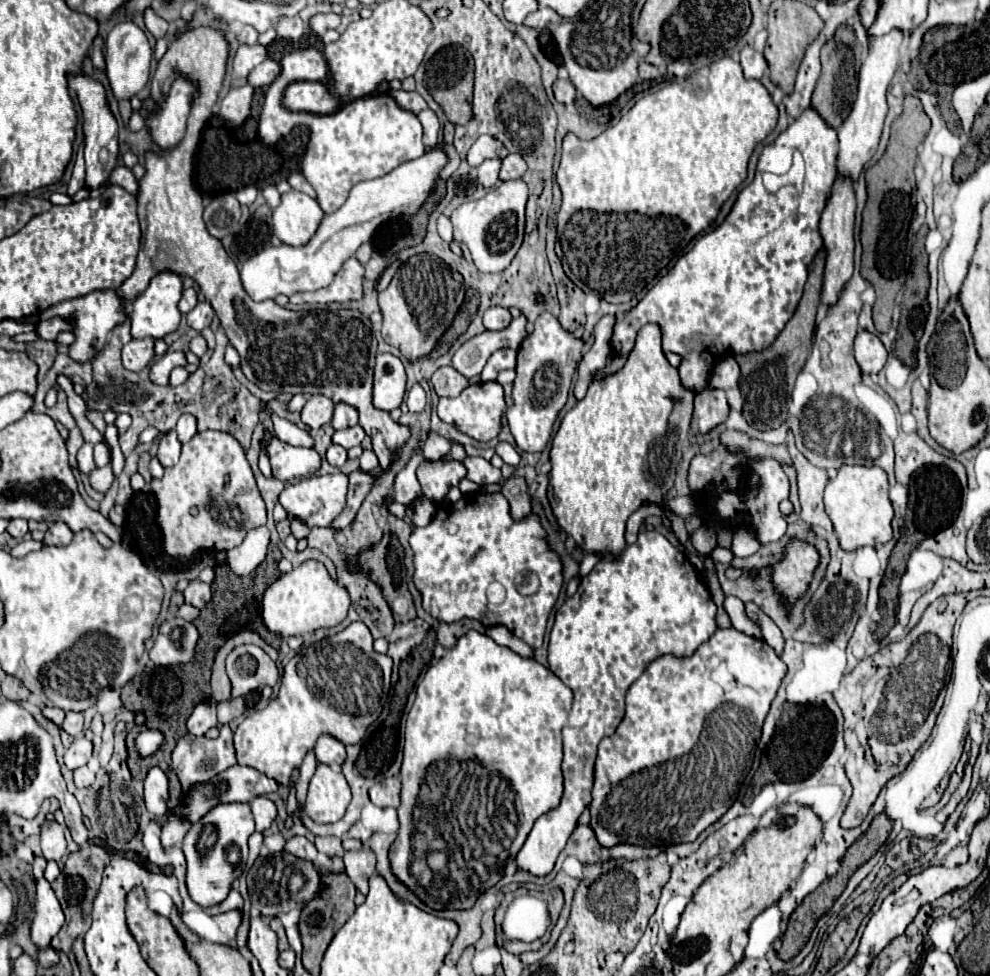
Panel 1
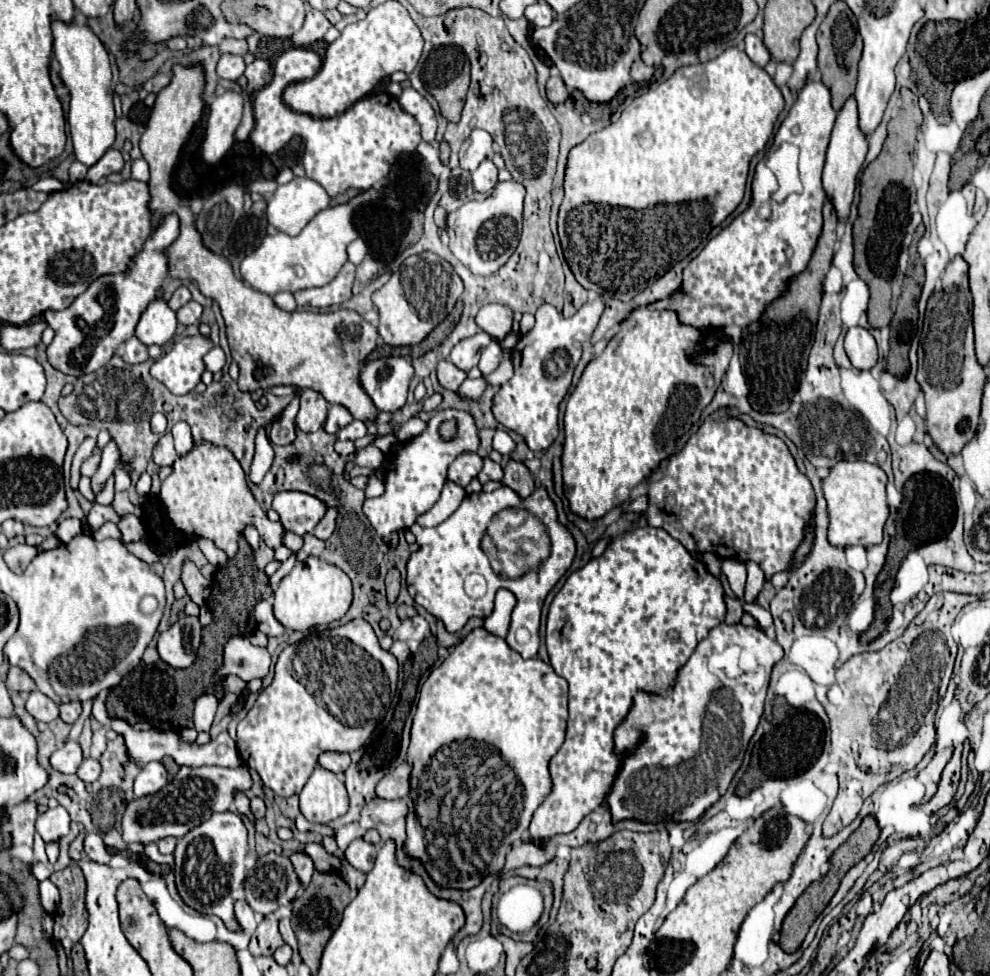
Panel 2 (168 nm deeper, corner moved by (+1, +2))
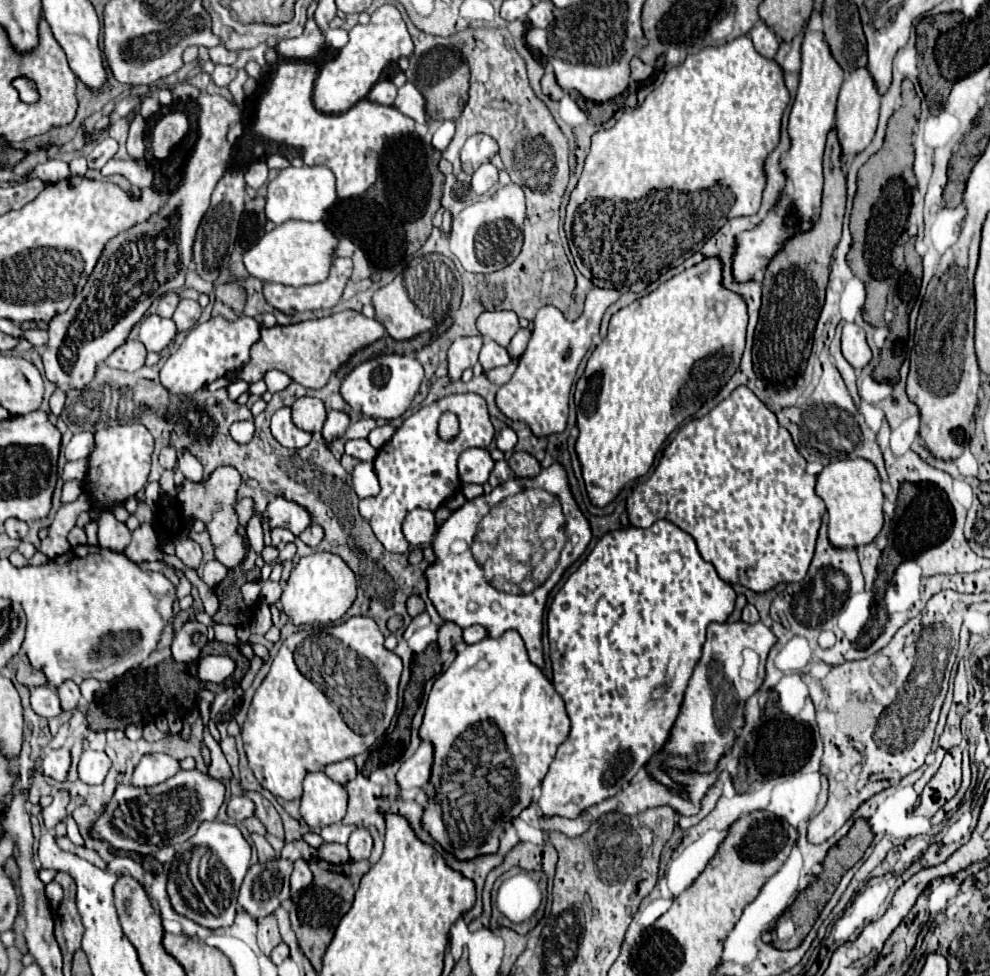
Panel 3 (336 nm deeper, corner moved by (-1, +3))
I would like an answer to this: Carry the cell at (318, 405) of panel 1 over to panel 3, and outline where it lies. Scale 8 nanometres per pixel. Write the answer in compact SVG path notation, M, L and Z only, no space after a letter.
M298 398L292 404L292 422L304 432L320 432L326 420L326 410L318 398Z

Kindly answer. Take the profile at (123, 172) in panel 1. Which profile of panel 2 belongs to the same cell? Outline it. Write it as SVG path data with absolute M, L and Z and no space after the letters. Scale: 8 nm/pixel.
M110 149L110 151L106 151L106 155L104 155L96 165L92 165L92 167L88 169L86 179L88 179L90 183L98 183L98 179L122 171L122 167L124 167L122 153L116 151L116 149Z

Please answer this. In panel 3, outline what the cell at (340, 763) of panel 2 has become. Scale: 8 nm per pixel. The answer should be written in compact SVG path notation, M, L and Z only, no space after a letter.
M348 758L348 760L342 760L342 762L336 762L336 764L326 766L324 772L326 772L326 776L332 778L334 782L346 784L346 782L350 782L352 778L356 778L356 764L354 764L354 760Z

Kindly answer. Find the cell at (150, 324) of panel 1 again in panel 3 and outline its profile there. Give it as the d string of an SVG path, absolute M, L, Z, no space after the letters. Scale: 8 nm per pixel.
M150 314L140 322L138 340L146 346L148 352L162 352L176 338L176 324L158 314Z

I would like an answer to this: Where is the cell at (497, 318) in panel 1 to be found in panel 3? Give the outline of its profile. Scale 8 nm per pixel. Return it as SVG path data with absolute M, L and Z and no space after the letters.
M484 312L478 318L480 334L500 346L508 346L518 328L518 316L514 312Z

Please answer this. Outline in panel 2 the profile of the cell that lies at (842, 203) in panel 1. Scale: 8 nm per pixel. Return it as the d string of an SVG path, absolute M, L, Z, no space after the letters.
M850 97L846 101L846 105L840 109L832 137L830 137L830 145L828 145L828 153L826 153L826 165L824 165L824 177L822 177L822 187L826 191L826 197L832 201L838 221L846 221L850 215L850 203L854 199L854 191L856 191L856 177L858 171L864 163L868 151L868 139L866 135L858 129L858 111L856 111L856 101L854 97Z

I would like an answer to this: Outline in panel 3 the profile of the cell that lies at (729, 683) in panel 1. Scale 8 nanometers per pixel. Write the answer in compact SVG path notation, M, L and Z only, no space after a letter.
M742 620L734 624L712 622L708 626L702 658L698 660L694 674L690 678L690 684L686 688L684 704L672 728L668 746L658 756L658 762L648 768L656 780L680 790L680 786L674 784L662 770L664 762L680 770L694 768L698 772L712 772L716 768L724 750L732 746L736 738L736 730L742 728L744 724L746 700L764 682L758 676L764 674L766 656L774 644L776 644L776 636L762 622L754 622L754 624L748 624Z

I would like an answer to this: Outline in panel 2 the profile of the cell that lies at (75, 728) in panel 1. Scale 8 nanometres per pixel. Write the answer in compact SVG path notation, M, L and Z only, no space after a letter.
M64 703L64 705L60 705L60 719L64 721L64 723L68 723L68 725L72 725L78 717L80 717L80 703Z

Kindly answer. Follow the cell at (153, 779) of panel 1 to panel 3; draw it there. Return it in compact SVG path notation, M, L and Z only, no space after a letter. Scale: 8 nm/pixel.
M148 754L142 756L140 762L134 768L132 784L134 786L156 786L168 778L172 778L178 772L178 760L170 758L168 754Z

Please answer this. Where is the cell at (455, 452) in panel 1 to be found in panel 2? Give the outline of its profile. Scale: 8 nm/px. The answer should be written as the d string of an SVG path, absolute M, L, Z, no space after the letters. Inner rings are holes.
M446 409L446 411L436 411L436 415L428 421L426 431L422 431L408 443L400 443L394 447L394 451L390 453L388 467L386 467L384 495L376 497L376 499L366 499L366 503L364 503L364 515L368 517L372 527L378 531L378 535L390 547L396 545L400 529L412 527L416 523L416 519L420 515L424 515L436 503L436 499L440 497L440 491L446 483L448 465L462 453L474 453L478 449L478 445L480 445L480 441L478 441L478 431L476 431L474 419L464 411ZM450 419L456 421L456 435L454 435L454 439L446 441L440 437L438 429L440 429L442 421L450 421Z

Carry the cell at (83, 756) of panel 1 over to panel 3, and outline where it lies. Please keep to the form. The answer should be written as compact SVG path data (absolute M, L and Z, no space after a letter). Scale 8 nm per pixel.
M64 748L50 750L42 758L42 772L44 772L44 776L54 778L58 782L66 780L68 768L70 768L70 752L64 750Z

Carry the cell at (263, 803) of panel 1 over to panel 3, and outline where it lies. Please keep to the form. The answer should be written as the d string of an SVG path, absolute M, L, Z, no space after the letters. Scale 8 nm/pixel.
M230 796L226 814L234 820L244 820L248 816L254 816L254 804L246 796Z

